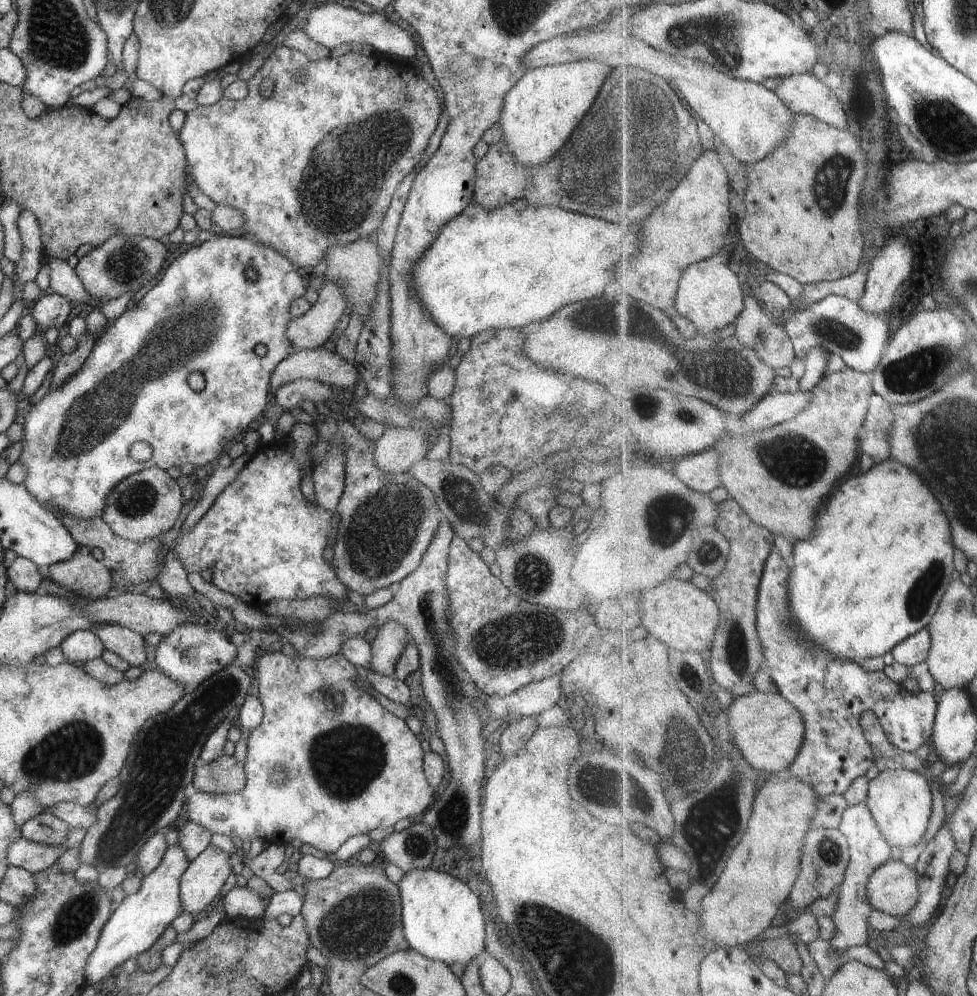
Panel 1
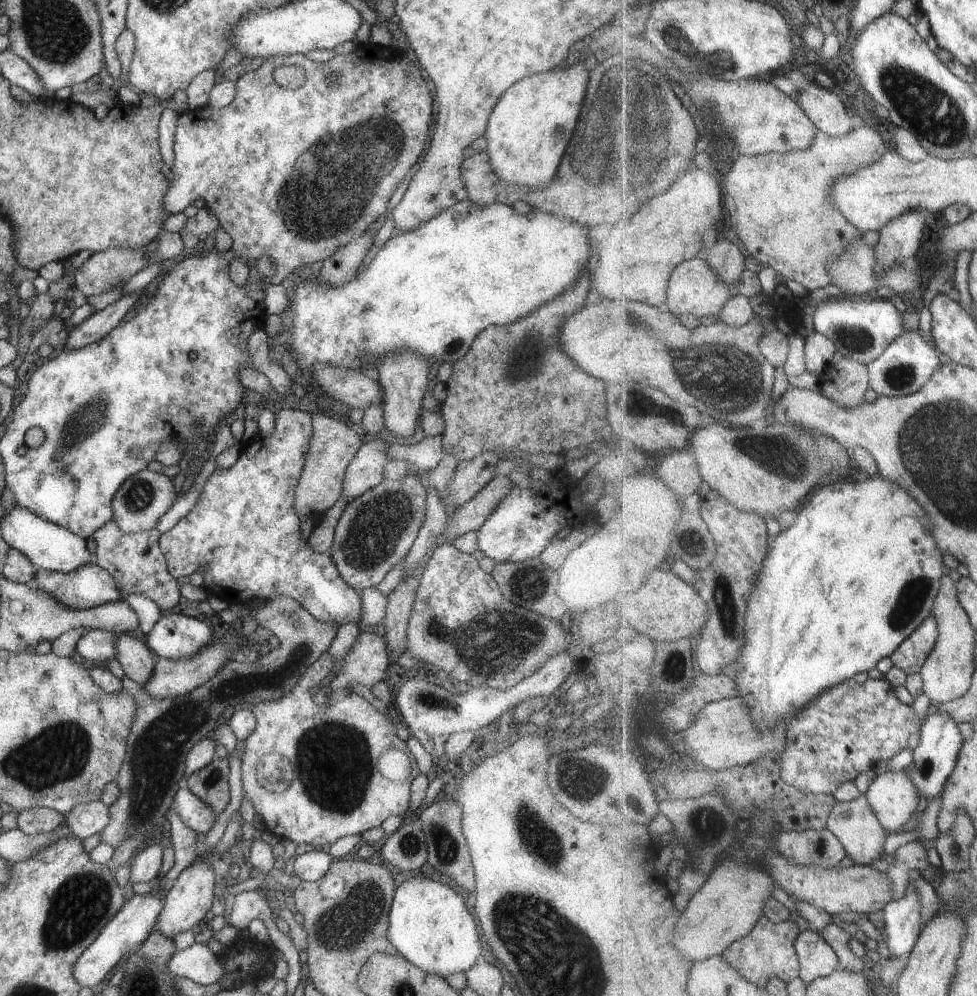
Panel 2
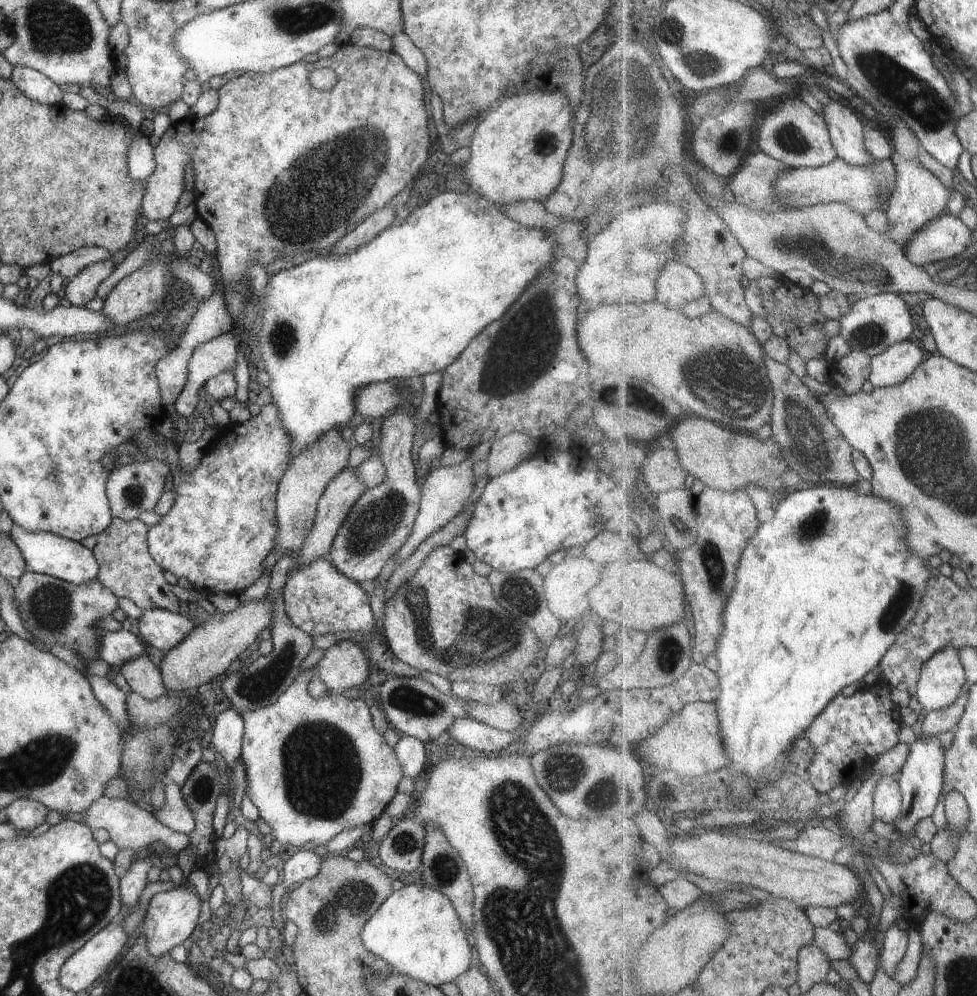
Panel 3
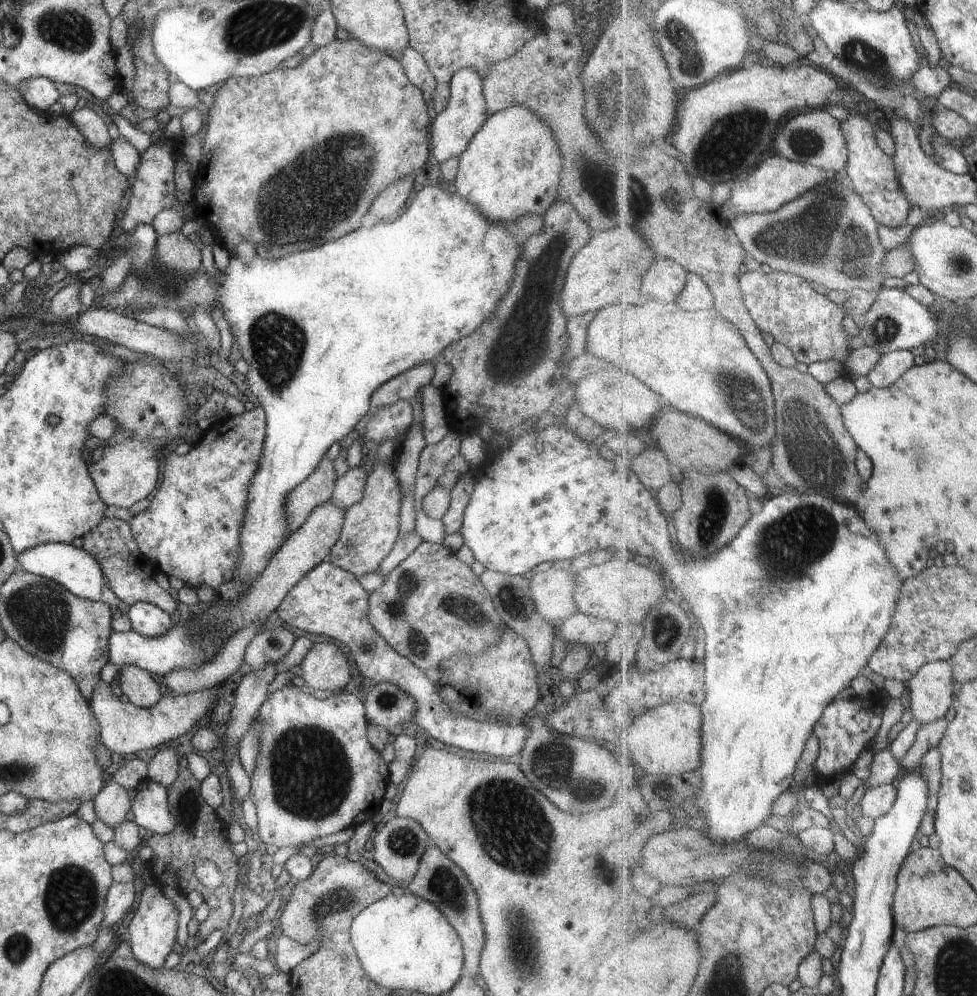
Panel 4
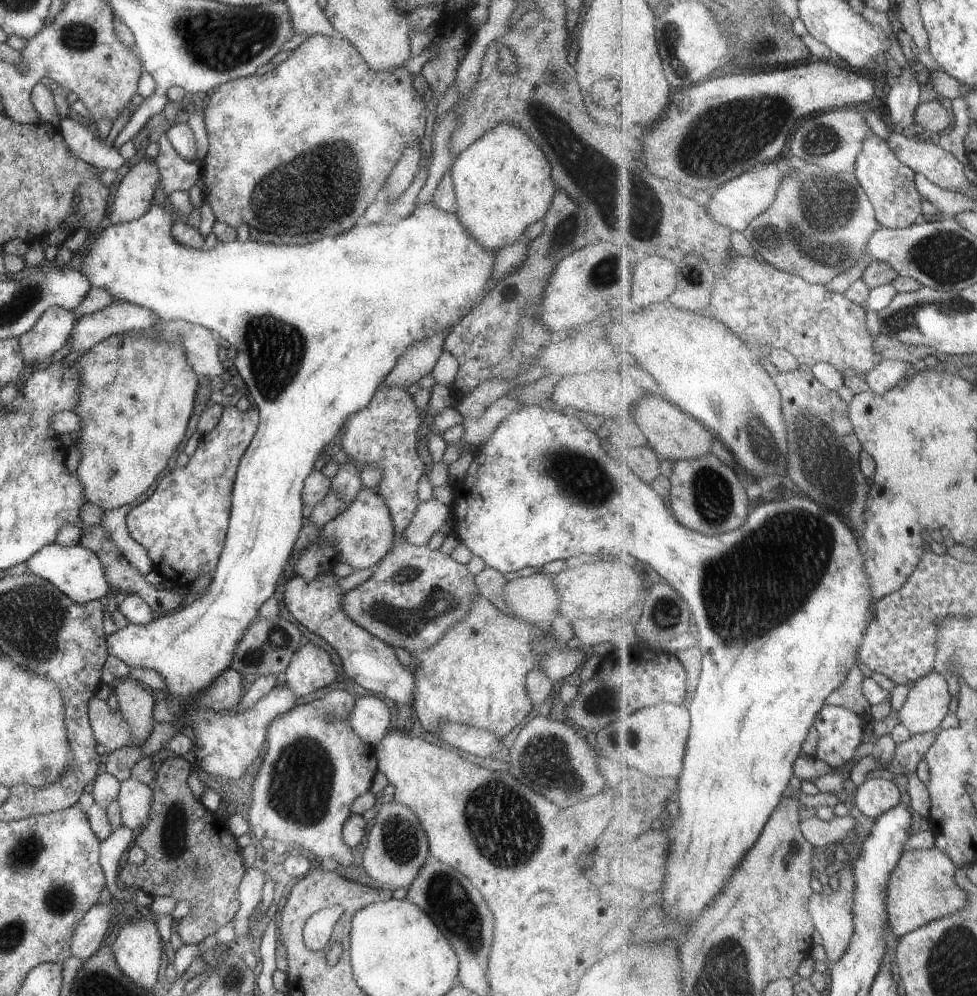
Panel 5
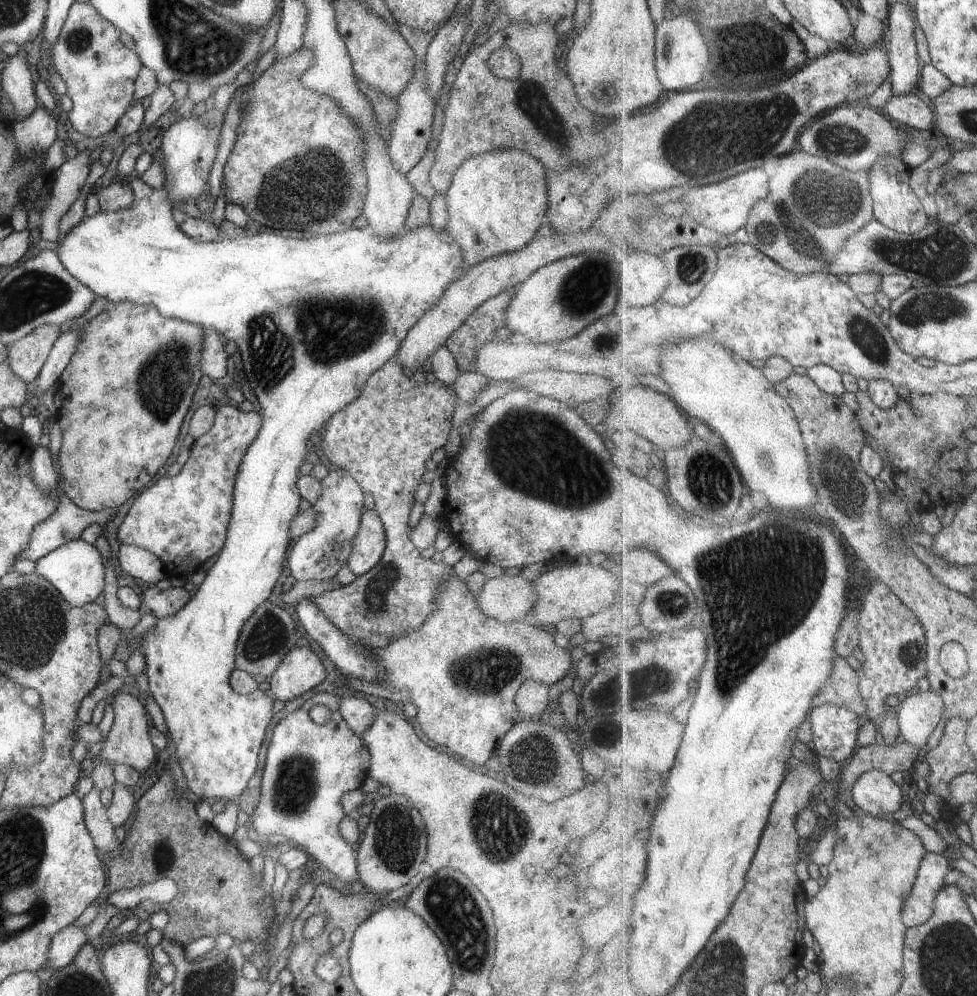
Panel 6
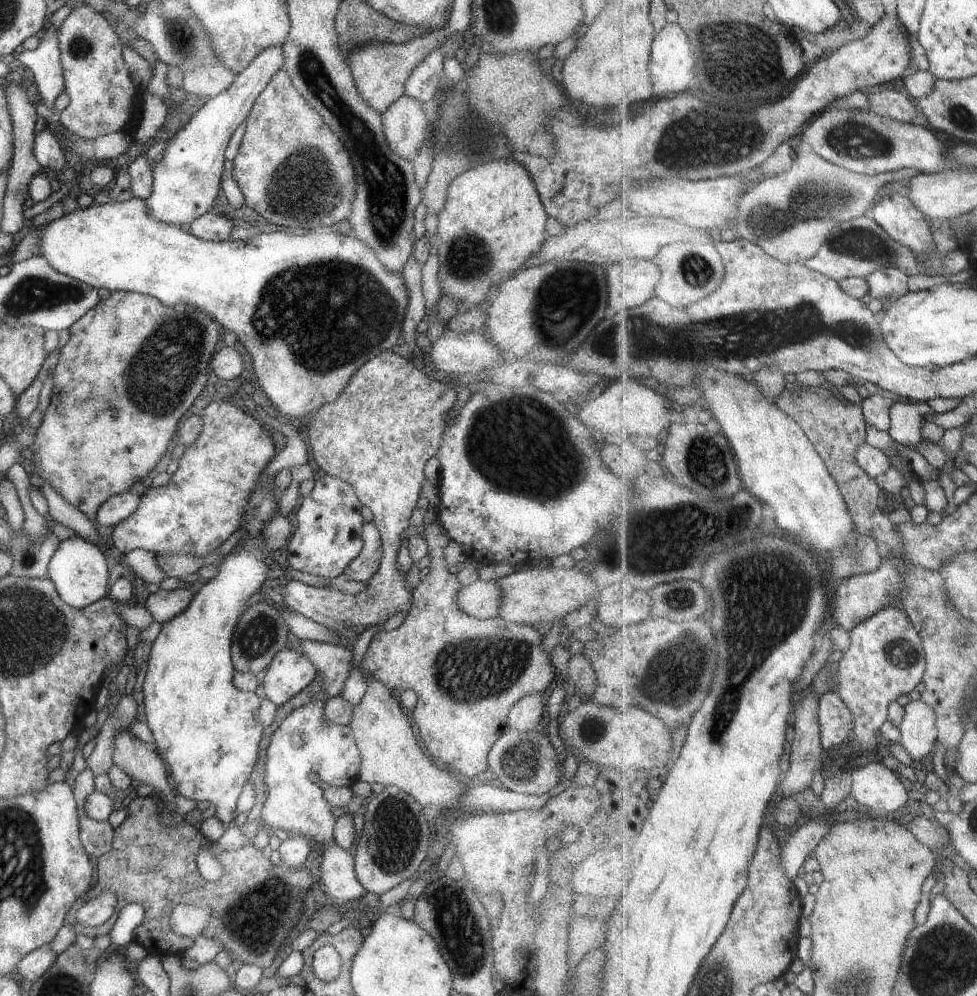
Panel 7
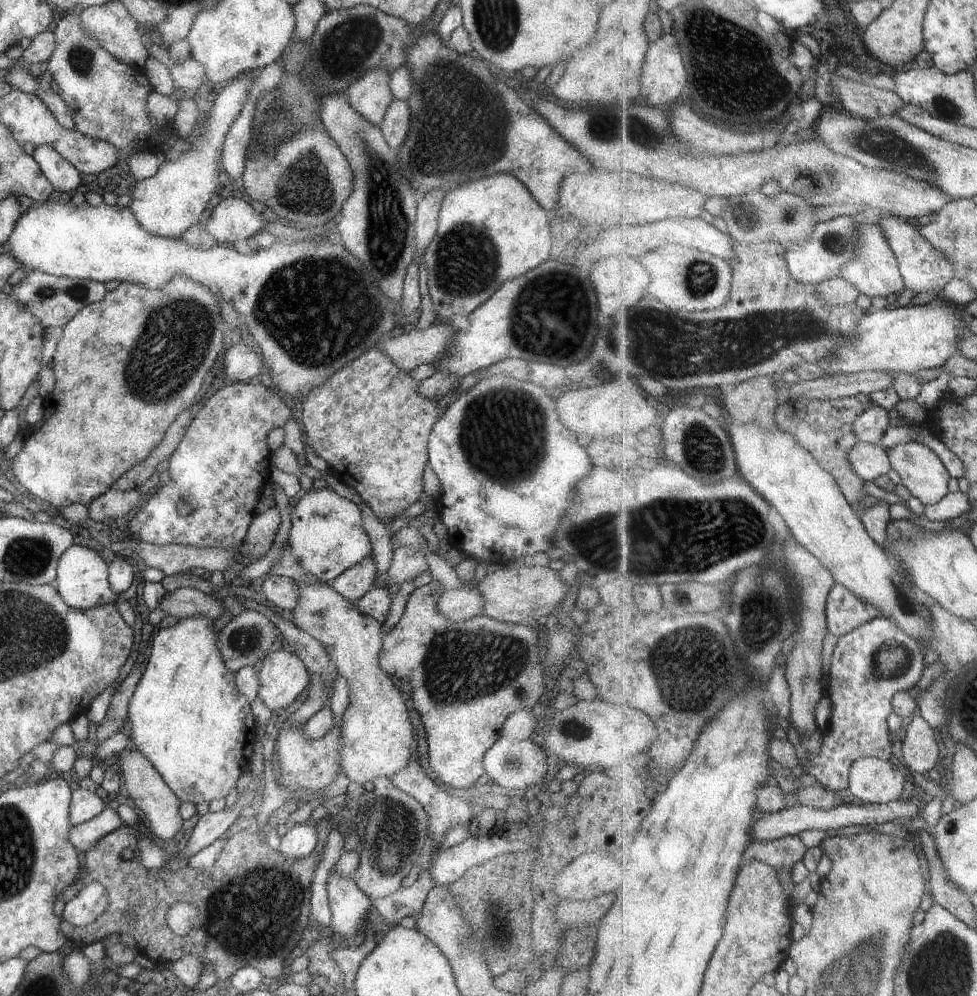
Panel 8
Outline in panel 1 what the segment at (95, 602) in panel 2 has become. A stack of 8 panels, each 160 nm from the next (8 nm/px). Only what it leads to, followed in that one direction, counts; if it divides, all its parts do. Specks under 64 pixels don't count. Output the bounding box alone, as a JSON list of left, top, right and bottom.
[45,546,113,599]

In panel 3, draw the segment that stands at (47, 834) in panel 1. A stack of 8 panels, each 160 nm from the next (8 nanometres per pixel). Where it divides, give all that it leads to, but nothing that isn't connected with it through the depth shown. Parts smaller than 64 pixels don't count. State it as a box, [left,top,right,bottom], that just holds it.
[4,798,48,831]

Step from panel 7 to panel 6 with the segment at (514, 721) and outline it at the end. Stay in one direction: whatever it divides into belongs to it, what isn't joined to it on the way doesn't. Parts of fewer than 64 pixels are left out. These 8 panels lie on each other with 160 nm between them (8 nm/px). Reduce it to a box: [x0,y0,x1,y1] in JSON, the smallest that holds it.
[514,679,548,718]

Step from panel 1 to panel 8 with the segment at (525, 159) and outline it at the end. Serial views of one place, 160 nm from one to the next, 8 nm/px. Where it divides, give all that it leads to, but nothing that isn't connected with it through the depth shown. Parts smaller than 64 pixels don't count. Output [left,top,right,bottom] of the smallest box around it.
[424,172,554,319]

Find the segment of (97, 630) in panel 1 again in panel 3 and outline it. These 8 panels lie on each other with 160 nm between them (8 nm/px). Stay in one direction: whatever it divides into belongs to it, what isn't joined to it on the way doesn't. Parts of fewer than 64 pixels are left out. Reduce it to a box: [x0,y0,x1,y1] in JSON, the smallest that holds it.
[116,655,166,700]

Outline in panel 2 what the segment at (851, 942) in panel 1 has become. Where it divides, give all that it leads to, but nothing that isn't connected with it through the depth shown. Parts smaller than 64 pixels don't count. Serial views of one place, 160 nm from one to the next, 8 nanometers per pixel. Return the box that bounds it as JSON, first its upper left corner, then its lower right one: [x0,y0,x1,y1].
[823,793,889,866]

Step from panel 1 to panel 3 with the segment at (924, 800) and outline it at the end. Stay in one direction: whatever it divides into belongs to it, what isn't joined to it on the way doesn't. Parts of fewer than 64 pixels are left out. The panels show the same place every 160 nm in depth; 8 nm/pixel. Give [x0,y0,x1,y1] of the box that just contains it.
[873,777,902,824]

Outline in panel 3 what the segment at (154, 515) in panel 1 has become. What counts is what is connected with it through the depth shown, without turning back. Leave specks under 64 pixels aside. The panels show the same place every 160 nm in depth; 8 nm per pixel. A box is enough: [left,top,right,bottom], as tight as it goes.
[105,454,169,520]

